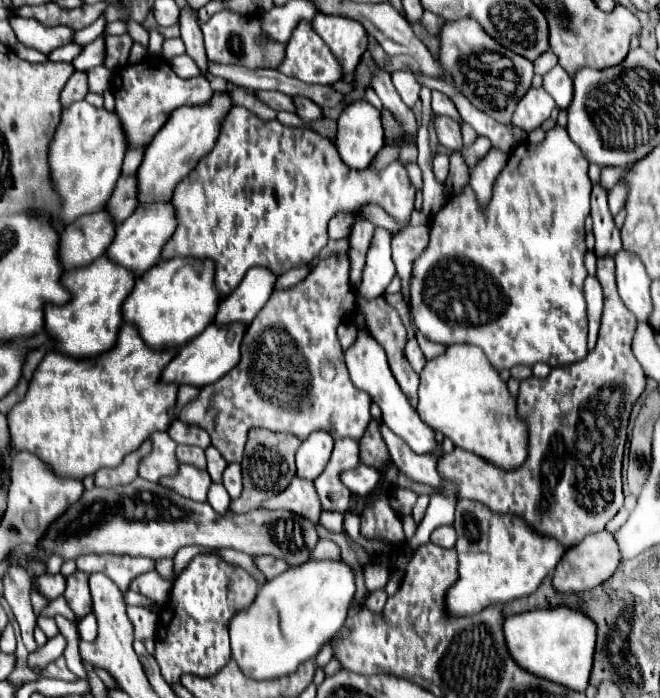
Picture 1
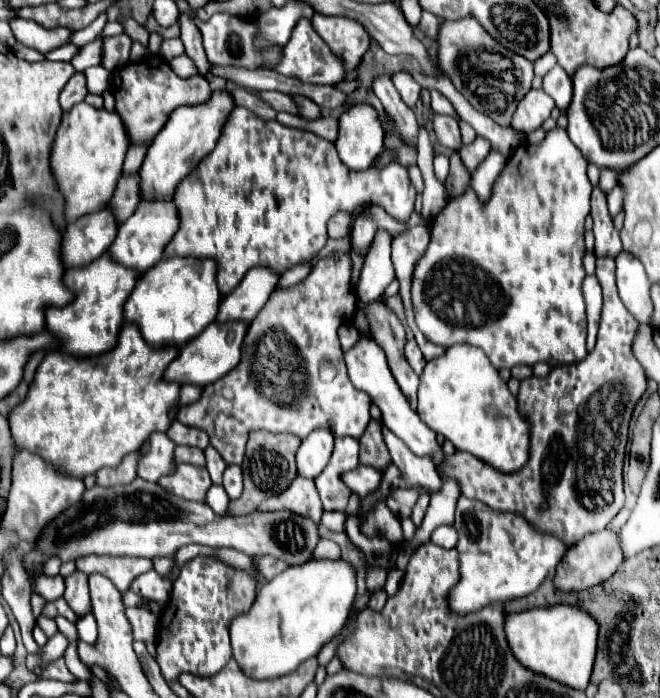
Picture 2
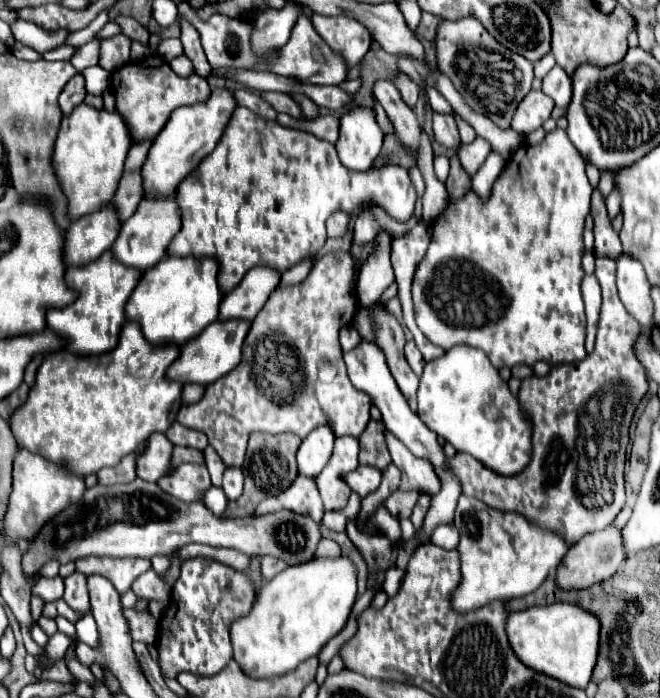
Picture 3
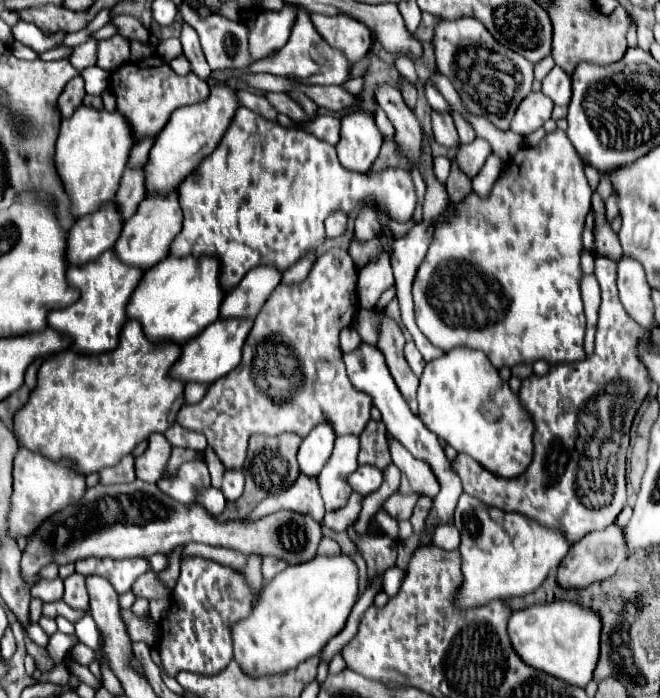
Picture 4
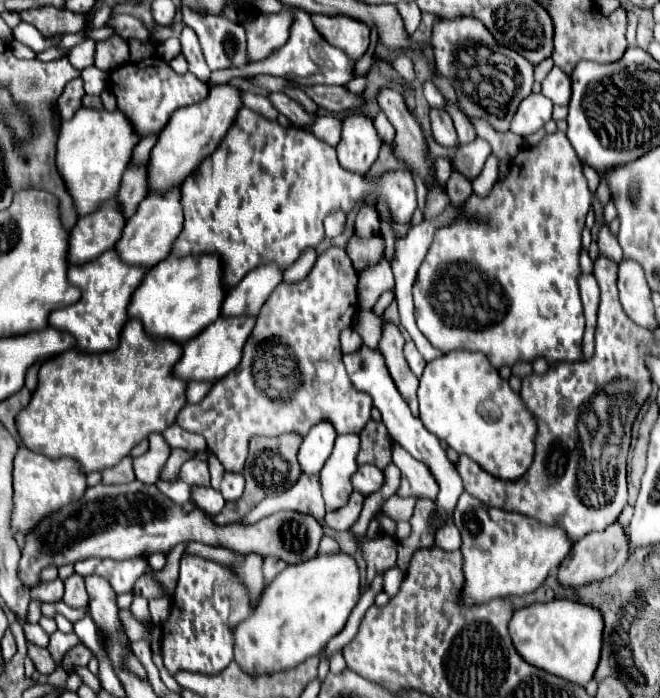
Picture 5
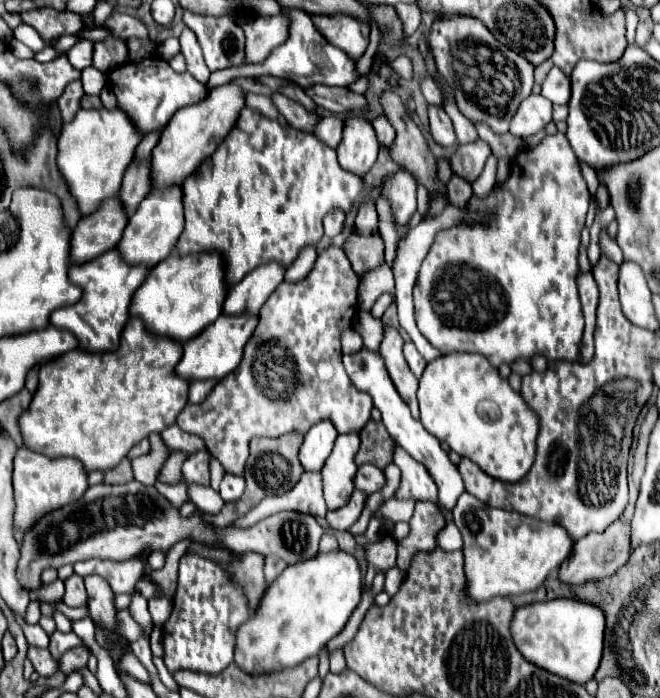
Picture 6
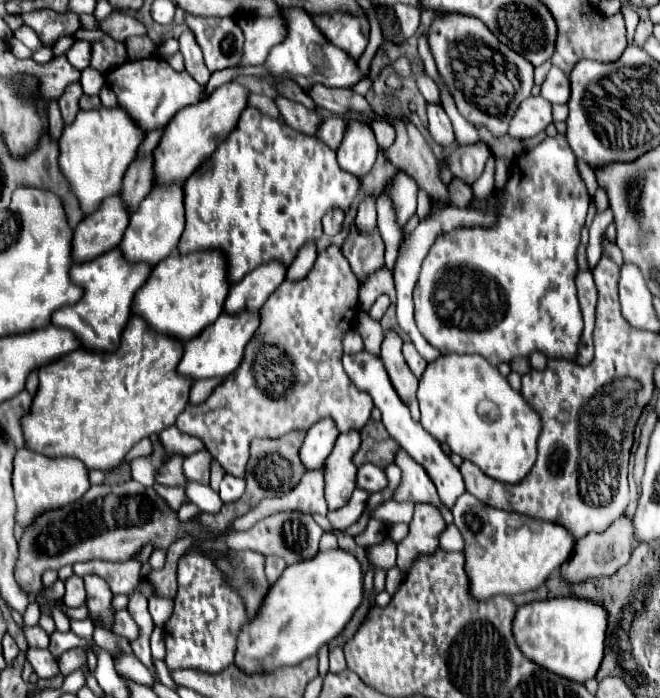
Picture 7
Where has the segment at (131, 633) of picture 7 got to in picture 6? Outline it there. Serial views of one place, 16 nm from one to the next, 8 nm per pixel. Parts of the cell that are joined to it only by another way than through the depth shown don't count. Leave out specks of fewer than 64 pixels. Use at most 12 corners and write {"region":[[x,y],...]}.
{"region":[[128,610],[118,612],[120,632],[134,642],[144,636],[144,628]]}

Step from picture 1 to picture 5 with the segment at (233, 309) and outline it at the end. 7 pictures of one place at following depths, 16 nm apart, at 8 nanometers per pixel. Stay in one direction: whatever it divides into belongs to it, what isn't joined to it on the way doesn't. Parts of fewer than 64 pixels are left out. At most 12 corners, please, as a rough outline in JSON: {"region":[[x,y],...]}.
{"region":[[254,268],[226,294],[222,316],[256,316],[280,282]]}

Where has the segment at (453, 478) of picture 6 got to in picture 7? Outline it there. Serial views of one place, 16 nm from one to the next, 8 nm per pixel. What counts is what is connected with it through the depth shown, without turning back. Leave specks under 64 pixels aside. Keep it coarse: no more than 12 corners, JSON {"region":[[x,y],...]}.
{"region":[[344,354],[352,384],[372,396],[390,434],[426,468],[450,510],[460,470],[410,416],[380,356]]}

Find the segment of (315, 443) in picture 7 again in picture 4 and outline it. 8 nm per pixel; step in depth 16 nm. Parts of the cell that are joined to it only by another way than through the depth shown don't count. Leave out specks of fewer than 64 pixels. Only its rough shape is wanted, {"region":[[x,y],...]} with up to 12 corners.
{"region":[[330,424],[316,426],[298,450],[304,476],[318,476],[334,446]]}

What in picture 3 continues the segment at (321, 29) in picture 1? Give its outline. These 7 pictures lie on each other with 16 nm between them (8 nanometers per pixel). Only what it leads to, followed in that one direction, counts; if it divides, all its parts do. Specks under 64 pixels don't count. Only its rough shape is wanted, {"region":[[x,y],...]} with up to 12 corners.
{"region":[[312,16],[352,70],[370,48],[368,30],[344,16]]}

